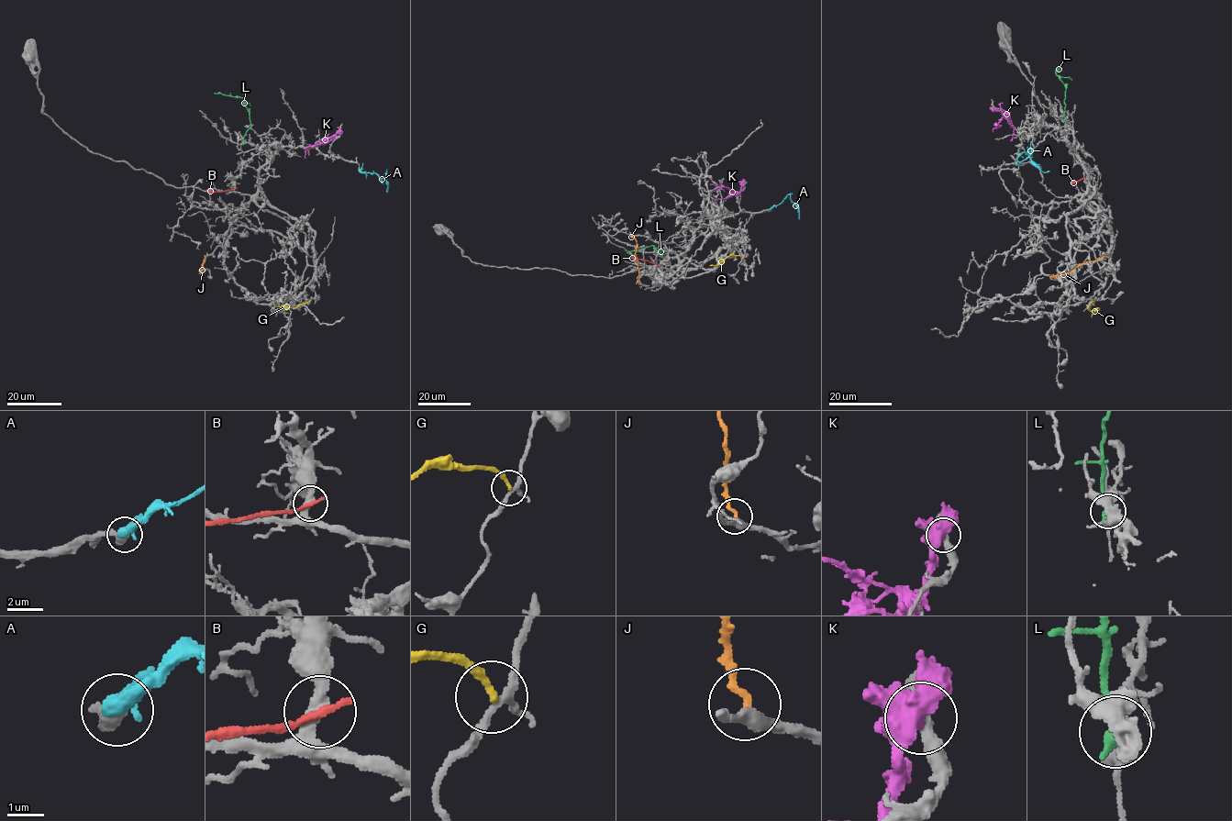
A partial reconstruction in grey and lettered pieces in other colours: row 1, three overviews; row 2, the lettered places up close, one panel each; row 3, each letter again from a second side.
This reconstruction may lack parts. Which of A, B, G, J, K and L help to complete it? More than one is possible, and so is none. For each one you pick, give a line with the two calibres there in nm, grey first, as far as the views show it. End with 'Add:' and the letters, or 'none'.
A: 360 nm thick on the grey side, 400 nm on the other
J: 360 nm thick on the grey side, 220 nm on the other
Add: A, J

